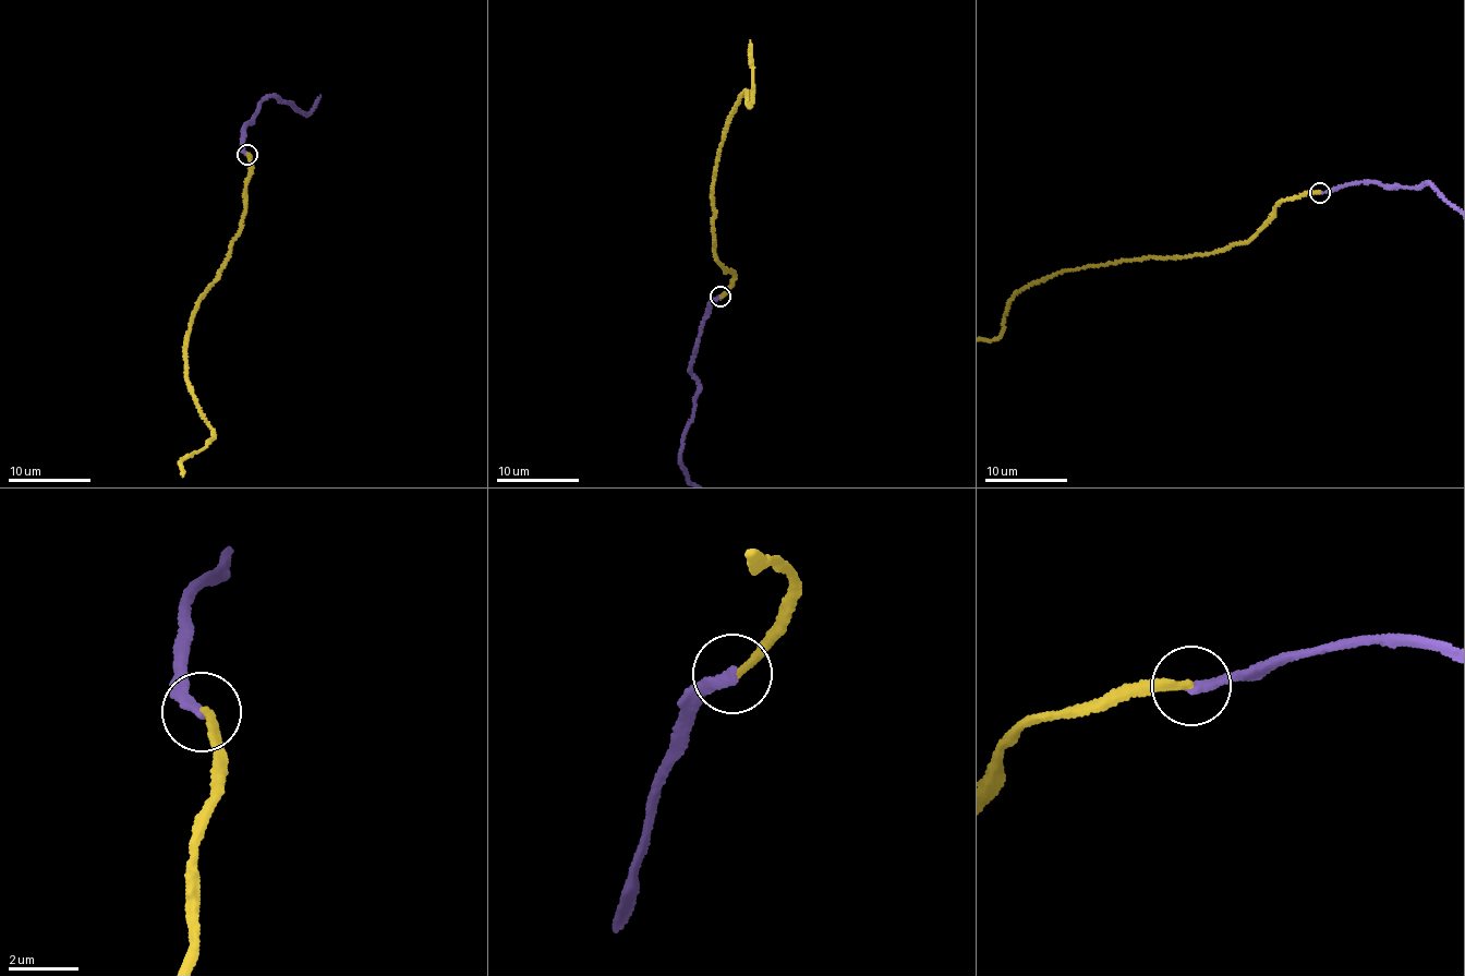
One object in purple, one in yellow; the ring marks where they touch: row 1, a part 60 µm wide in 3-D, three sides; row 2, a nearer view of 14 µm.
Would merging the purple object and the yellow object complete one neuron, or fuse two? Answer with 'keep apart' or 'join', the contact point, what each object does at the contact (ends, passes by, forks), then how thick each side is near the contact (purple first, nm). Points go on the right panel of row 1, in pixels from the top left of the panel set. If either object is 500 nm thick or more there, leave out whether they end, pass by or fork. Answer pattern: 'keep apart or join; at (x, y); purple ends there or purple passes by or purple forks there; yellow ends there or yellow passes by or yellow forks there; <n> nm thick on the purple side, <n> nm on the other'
keep apart; at (1320, 192); purple ends there; yellow ends there; 280 nm thick on the purple side, 240 nm on the other

